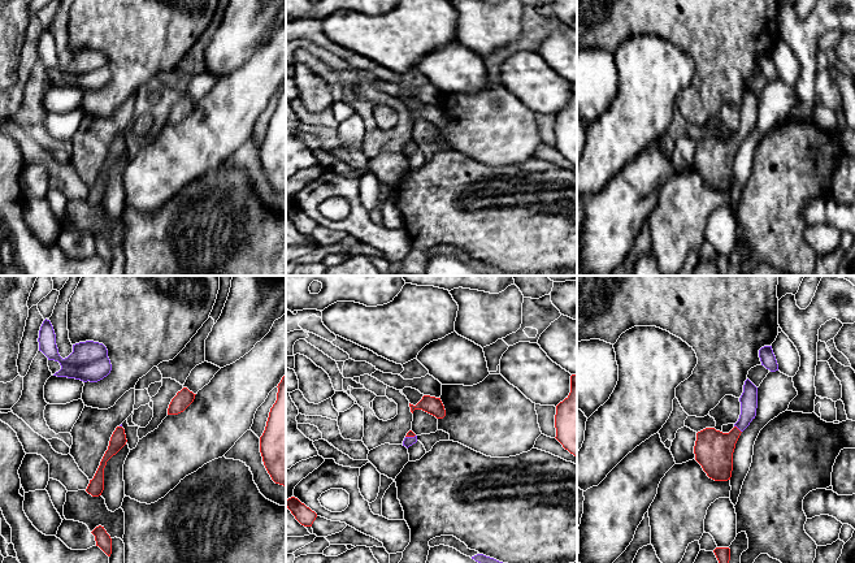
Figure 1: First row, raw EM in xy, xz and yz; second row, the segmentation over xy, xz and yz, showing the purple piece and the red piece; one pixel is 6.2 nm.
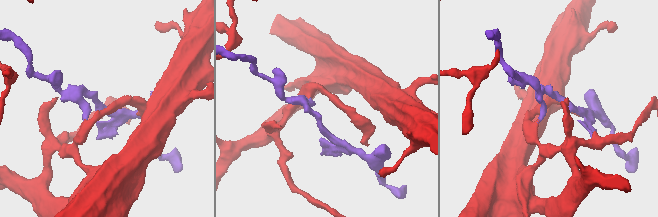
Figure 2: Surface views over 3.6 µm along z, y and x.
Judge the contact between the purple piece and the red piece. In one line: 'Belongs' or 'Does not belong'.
Belongs

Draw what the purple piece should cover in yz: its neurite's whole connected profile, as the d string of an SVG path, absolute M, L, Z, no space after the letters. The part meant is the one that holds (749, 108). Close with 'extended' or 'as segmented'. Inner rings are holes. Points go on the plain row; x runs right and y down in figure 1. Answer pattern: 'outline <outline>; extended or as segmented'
outline M747 87L739 107L741 124L729 142L706 137L696 142L695 169L707 185L715 190L728 190L733 179L733 161L741 142L756 125L758 96Z; extended

